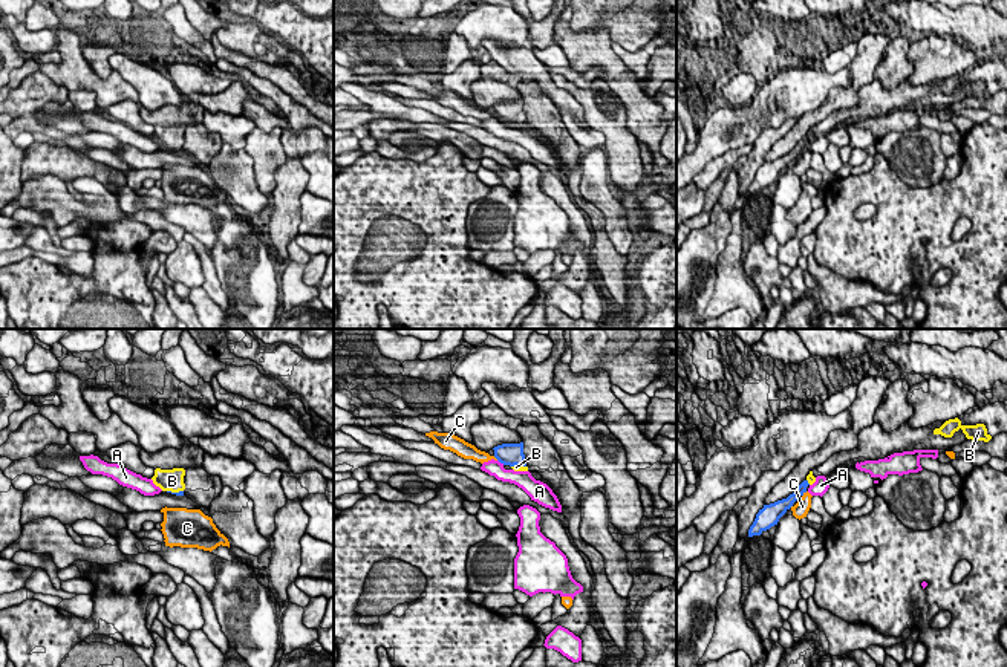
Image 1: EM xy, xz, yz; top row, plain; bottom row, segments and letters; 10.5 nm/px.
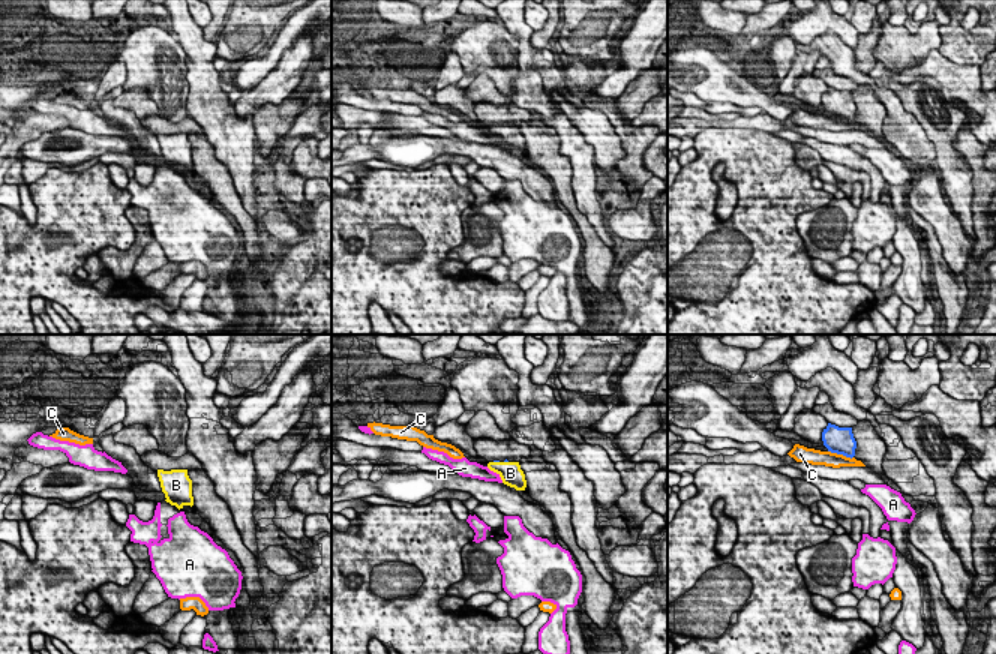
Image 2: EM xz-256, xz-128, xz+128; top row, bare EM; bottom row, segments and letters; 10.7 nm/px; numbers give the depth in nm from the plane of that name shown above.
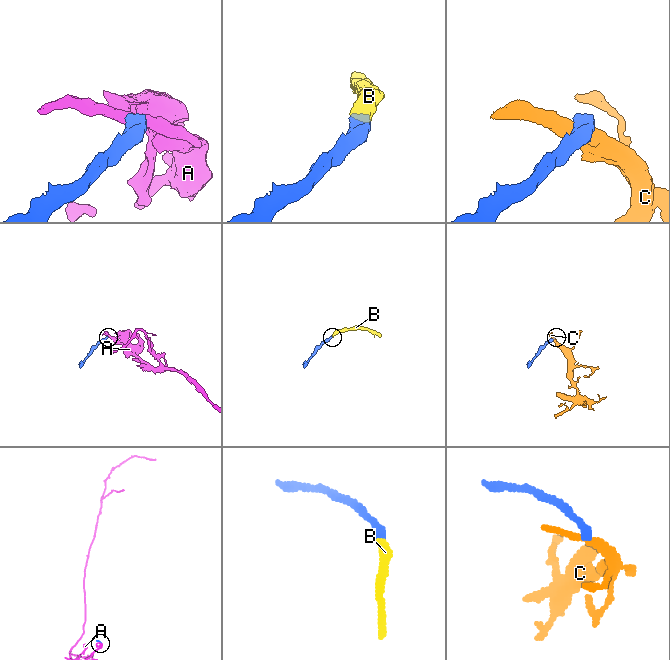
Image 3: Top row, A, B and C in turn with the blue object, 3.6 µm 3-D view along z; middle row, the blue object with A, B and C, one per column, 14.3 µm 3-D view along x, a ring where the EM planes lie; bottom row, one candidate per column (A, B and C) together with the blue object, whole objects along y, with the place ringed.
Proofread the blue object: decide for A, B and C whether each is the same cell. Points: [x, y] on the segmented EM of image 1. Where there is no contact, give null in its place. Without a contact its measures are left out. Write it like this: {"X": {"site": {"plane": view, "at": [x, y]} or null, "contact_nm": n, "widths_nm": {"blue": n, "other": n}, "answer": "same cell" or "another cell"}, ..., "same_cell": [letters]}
{"A": {"site": {"plane": "xz", "at": [501, 462]}, "contact_nm": 100, "widths_nm": {"blue": 240, "other": 160}, "answer": "another cell"}, "B": {"site": {"plane": "xy", "at": [175, 493]}, "contact_nm": 180, "widths_nm": {"blue": 60, "other": 220}, "answer": "same cell"}, "C": {"site": {"plane": "yz", "at": [802, 494]}, "contact_nm": 80, "widths_nm": {"blue": 130, "other": 160}, "answer": "another cell"}, "same_cell": ["B"]}

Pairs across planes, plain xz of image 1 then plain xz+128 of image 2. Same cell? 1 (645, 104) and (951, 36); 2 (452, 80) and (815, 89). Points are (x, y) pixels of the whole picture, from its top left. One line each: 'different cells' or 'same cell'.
1: different cells
2: different cells

